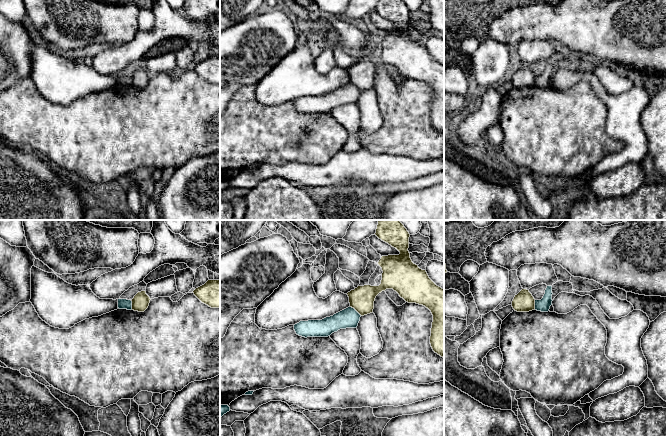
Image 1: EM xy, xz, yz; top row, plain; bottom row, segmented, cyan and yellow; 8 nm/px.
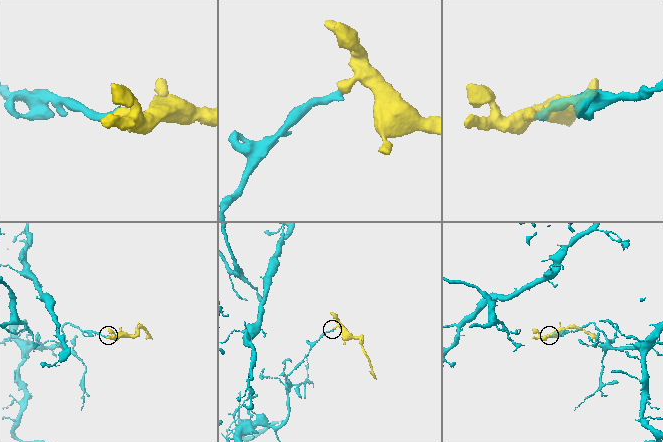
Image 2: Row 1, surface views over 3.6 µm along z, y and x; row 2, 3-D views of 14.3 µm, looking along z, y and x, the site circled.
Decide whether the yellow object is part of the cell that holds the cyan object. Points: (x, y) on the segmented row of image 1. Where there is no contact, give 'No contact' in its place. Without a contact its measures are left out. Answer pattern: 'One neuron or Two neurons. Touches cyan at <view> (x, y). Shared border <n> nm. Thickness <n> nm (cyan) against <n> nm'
Two neurons. Touches cyan at xz (355, 310). Shared border 120 nm. Thickness 160 nm (cyan) against 200 nm

